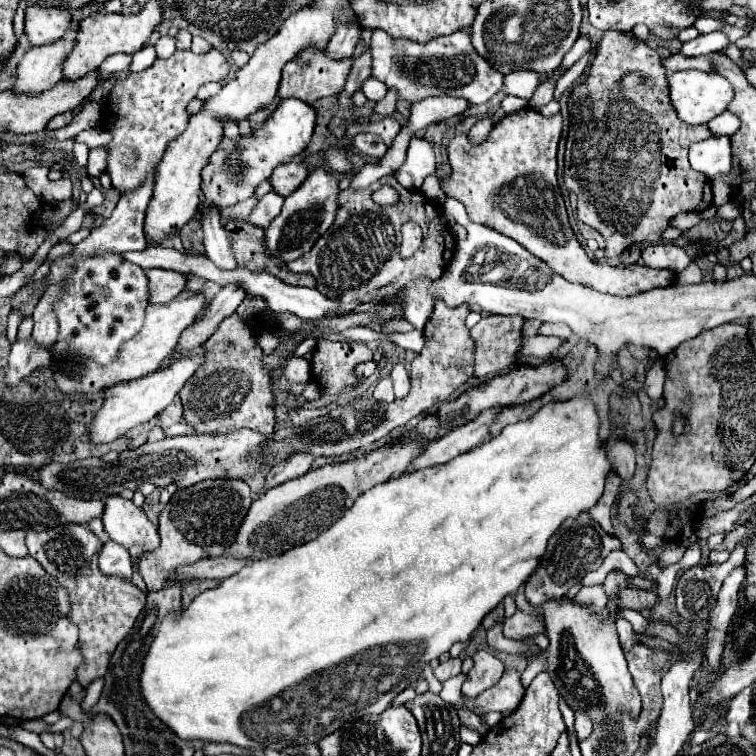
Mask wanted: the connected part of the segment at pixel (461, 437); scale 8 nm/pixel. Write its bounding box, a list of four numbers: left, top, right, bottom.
[406,408,502,472]

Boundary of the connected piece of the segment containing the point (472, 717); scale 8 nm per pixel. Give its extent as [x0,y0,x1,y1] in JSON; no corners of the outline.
[458,710,484,734]

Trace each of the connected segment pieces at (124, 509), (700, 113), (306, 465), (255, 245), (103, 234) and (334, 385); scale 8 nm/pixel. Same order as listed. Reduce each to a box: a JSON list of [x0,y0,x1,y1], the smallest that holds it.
[[102,496,158,558],[668,70,732,126],[266,452,314,490],[226,220,316,288],[74,172,154,258],[312,340,374,394]]

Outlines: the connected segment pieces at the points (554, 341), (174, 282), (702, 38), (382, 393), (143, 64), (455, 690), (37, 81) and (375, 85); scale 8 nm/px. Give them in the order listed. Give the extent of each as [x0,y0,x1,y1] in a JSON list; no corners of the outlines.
[[516,336,564,362],[148,270,186,304],[682,32,730,56],[374,374,394,402],[130,46,156,72],[440,673,466,706],[12,22,78,94],[362,78,386,102]]

